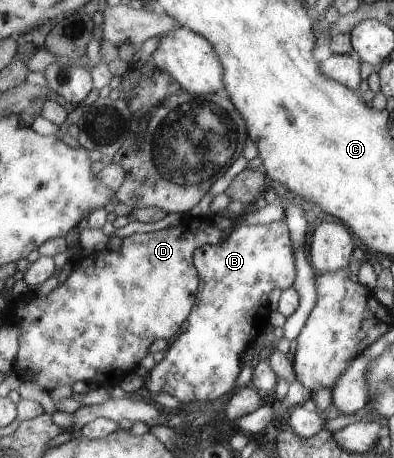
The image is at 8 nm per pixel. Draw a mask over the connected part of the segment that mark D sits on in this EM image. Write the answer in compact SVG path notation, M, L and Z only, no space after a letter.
M191 214L184 216L181 222L175 227L167 227L162 230L152 231L147 233L135 233L129 237L122 239L122 245L119 251L113 251L107 249L101 251L101 253L93 253L93 255L82 254L78 259L78 262L69 276L69 278L53 290L49 297L45 299L31 299L31 301L25 301L25 305L19 305L19 315L23 311L23 317L21 317L21 341L20 351L18 359L16 360L16 367L23 381L31 381L40 385L45 391L51 392L63 385L75 385L79 381L85 381L89 385L107 386L110 388L115 387L119 384L121 379L124 379L127 371L132 371L139 365L139 361L147 355L147 347L155 341L155 339L161 339L164 337L166 340L171 342L171 337L175 337L181 329L181 325L185 323L185 319L190 317L189 313L194 309L197 301L197 293L199 286L201 285L201 276L198 273L197 265L194 263L194 253L199 247L205 245L217 245L221 243L221 231L213 229L207 221L207 217L194 217Z

